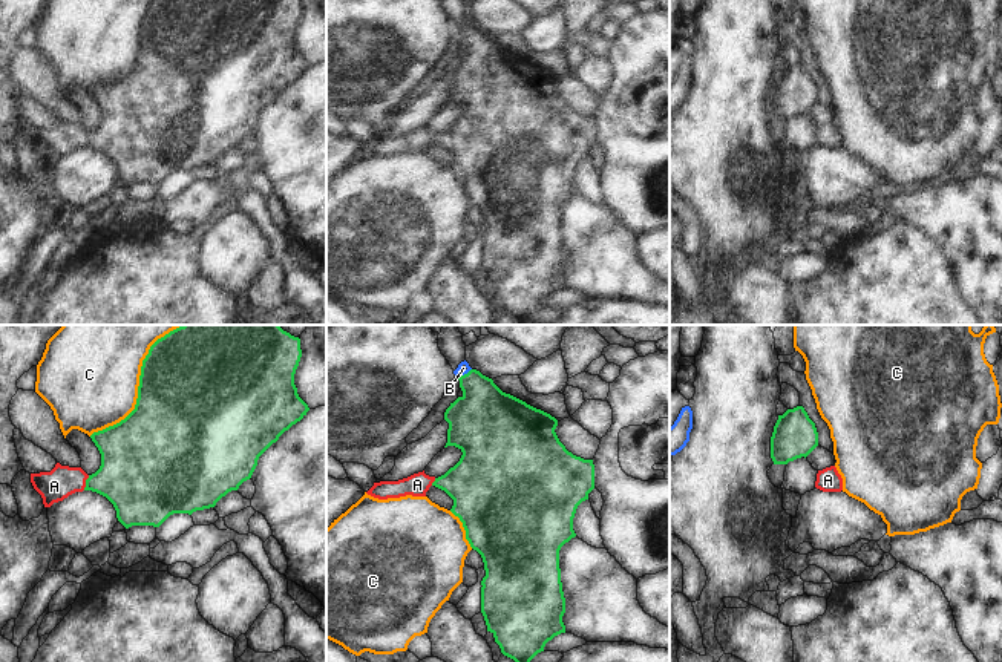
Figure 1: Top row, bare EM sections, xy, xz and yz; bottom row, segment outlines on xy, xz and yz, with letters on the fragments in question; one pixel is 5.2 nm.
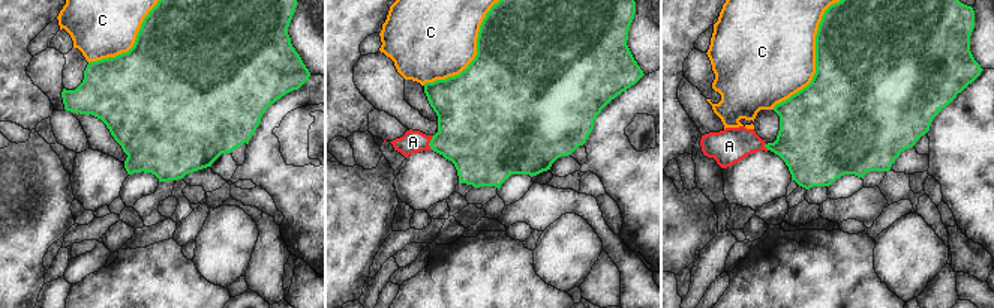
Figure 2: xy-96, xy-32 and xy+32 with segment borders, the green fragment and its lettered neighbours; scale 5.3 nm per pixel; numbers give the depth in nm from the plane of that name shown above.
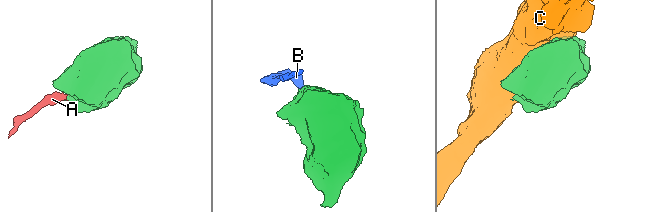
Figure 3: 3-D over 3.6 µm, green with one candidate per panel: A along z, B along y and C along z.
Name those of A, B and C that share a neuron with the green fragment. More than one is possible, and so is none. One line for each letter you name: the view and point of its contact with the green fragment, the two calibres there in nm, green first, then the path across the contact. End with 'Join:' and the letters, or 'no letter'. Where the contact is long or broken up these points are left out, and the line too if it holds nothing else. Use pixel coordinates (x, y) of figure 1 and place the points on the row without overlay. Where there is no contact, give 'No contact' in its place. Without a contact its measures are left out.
A: Touches green at xy (86, 140). Thickness 360 nm (green) against 170 nm. Path across: xy (132, 132), (86, 140), (58, 140), (54, 143)
B: Touches green at xz (464, 31). Thickness 320 nm (green) against 70 nm. Path across: xz (484, 74), (481, 52), (464, 31), (463, 25)
Join: A, B

